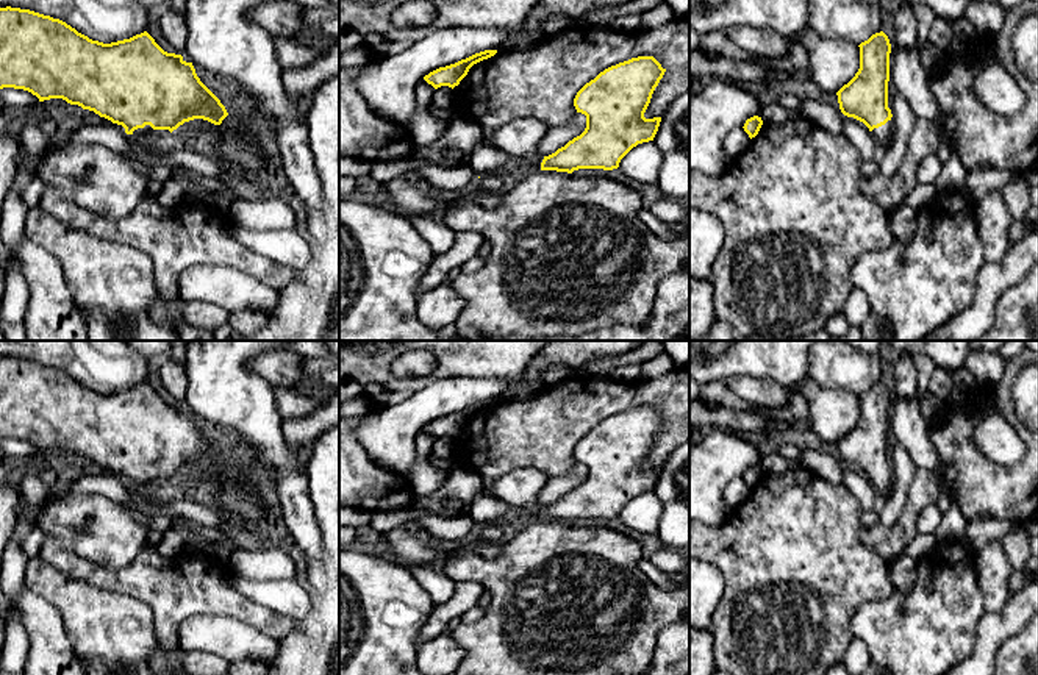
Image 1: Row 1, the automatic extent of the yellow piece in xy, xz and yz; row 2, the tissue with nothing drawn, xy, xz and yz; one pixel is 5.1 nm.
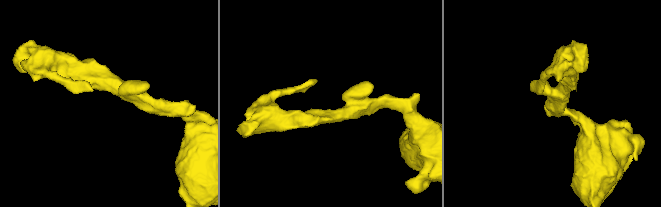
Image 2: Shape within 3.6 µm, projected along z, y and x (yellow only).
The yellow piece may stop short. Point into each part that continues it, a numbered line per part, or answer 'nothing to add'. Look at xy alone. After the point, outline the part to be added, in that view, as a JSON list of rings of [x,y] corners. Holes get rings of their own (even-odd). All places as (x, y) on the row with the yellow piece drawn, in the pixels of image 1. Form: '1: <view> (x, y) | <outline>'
1: xy (141, 133) | [[[145,125],[144,128],[138,128],[133,131],[131,138],[134,138],[136,141],[145,141],[147,145],[149,145],[149,150],[152,153],[163,153],[166,148],[161,148],[161,150],[155,150],[150,142],[147,141],[147,136],[149,133],[152,131],[153,128],[150,125]]]

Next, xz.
nothing to add

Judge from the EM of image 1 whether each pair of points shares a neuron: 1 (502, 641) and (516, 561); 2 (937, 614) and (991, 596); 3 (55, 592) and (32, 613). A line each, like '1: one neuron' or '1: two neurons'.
1: one neuron
2: two neurons
3: two neurons

